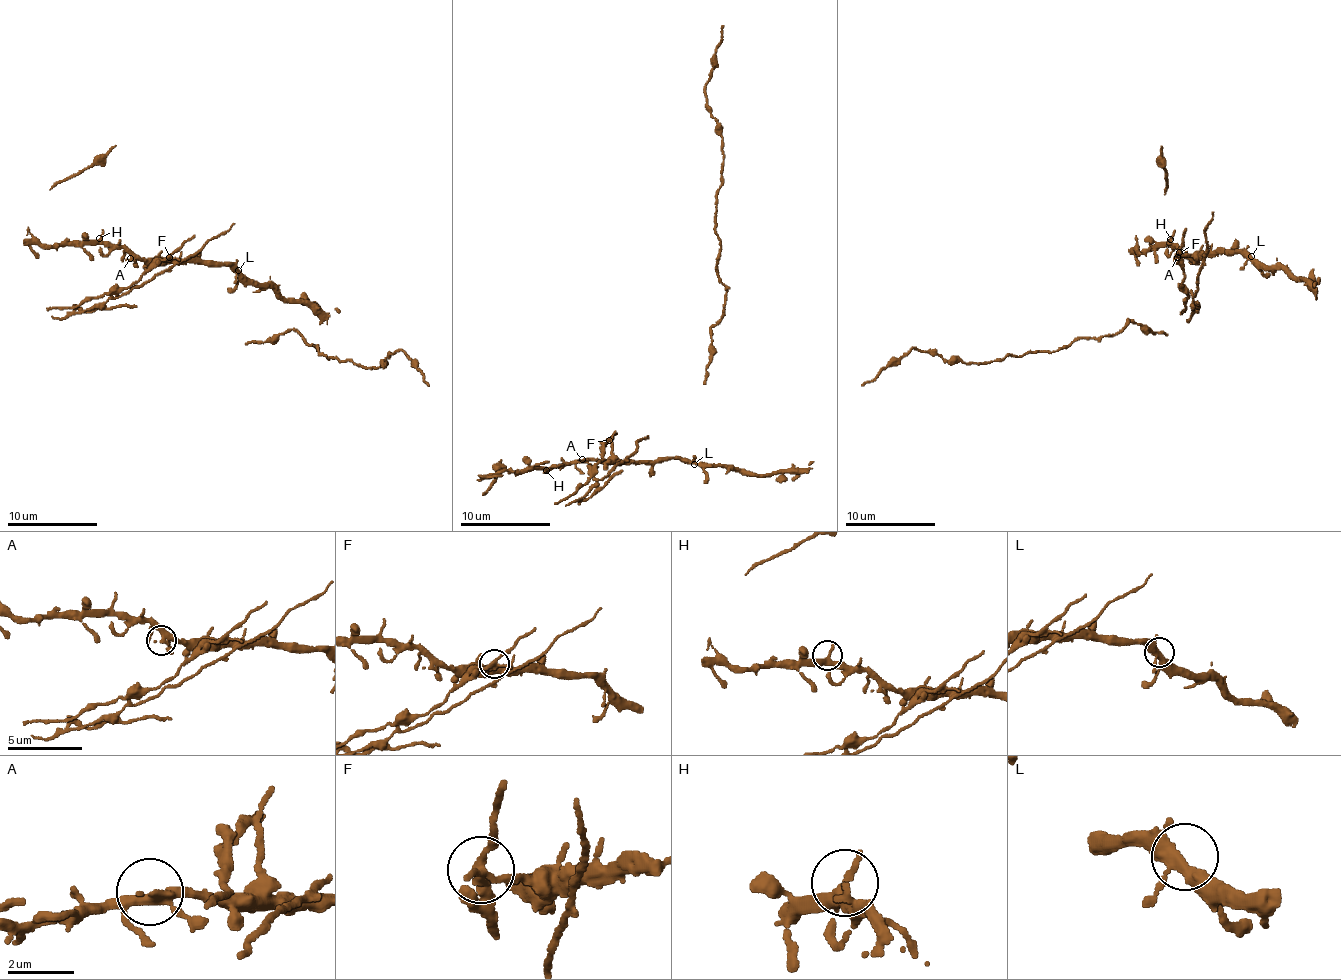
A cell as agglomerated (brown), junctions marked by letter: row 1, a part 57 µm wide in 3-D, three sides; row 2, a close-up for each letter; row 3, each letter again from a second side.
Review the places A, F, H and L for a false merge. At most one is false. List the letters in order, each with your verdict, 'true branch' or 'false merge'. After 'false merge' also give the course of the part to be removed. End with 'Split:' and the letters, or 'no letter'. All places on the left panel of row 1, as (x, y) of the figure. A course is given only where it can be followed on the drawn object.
A: true branch
F: false merge | (170, 256), (112, 296), (117, 298), (167, 272), (234, 223)
H: true branch
L: true branch
Split: F

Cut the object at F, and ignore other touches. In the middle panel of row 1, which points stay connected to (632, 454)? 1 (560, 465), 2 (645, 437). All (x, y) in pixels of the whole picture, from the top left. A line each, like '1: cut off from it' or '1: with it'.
1: cut off from it
2: with it

